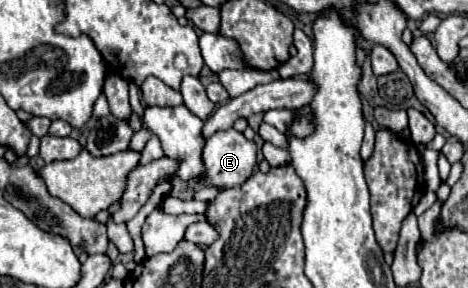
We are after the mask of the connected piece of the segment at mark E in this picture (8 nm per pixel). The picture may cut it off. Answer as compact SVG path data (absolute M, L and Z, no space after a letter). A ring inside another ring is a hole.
M236 129L218 131L210 139L206 139L206 145L202 149L202 163L206 171L196 179L202 187L220 187L220 189L236 187L242 185L256 167L256 145Z

